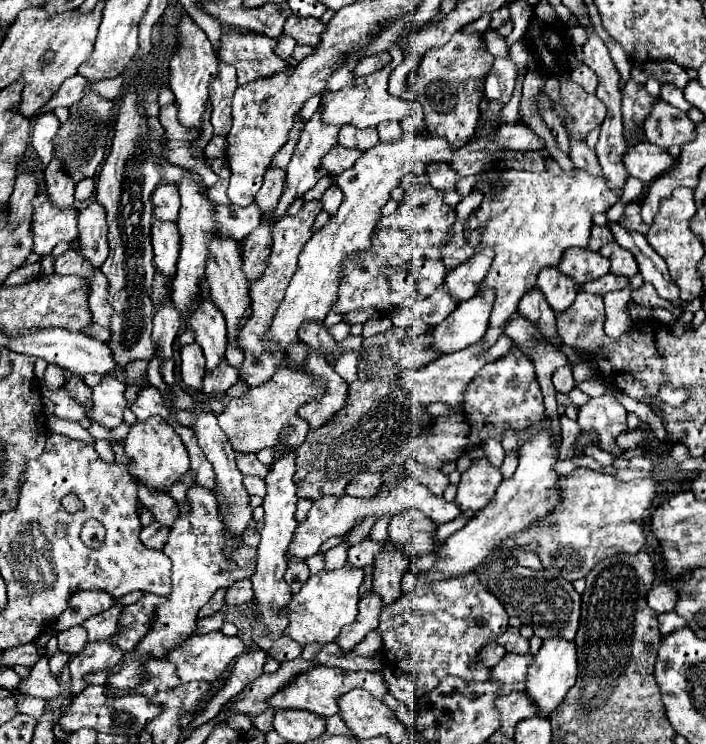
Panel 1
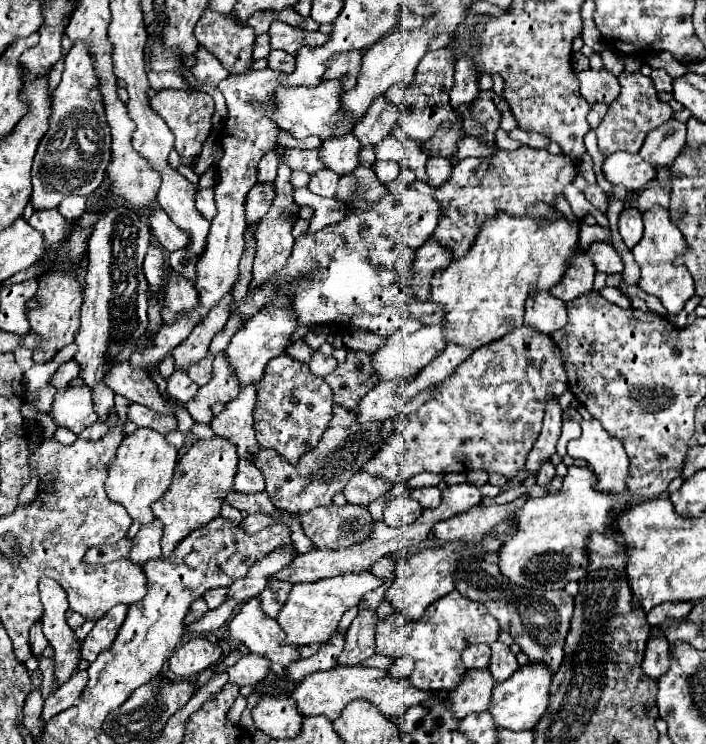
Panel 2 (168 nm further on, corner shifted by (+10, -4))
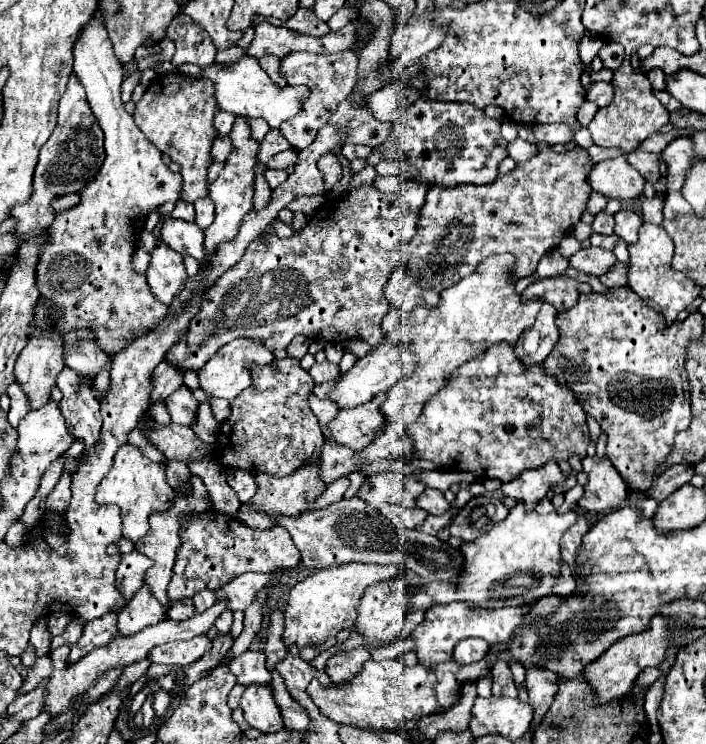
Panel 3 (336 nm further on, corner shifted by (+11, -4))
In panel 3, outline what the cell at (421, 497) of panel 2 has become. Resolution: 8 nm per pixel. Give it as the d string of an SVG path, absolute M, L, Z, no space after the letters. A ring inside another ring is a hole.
M426 489L420 497L418 497L418 507L428 511L430 515L442 515L442 513L448 513L450 511L450 503L444 499L444 493L442 491L436 491L436 489Z

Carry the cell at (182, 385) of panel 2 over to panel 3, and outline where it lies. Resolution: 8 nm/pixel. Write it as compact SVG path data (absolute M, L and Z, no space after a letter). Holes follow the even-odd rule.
M184 385L166 399L166 409L170 413L172 423L176 425L192 425L196 417L196 407L198 401L192 397L192 391Z

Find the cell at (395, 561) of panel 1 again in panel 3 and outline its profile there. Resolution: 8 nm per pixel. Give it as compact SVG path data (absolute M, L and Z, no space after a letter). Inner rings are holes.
M356 647L350 653L338 653L326 661L326 673L332 685L342 685L352 681L360 671L364 661L370 659L370 651L366 647Z

